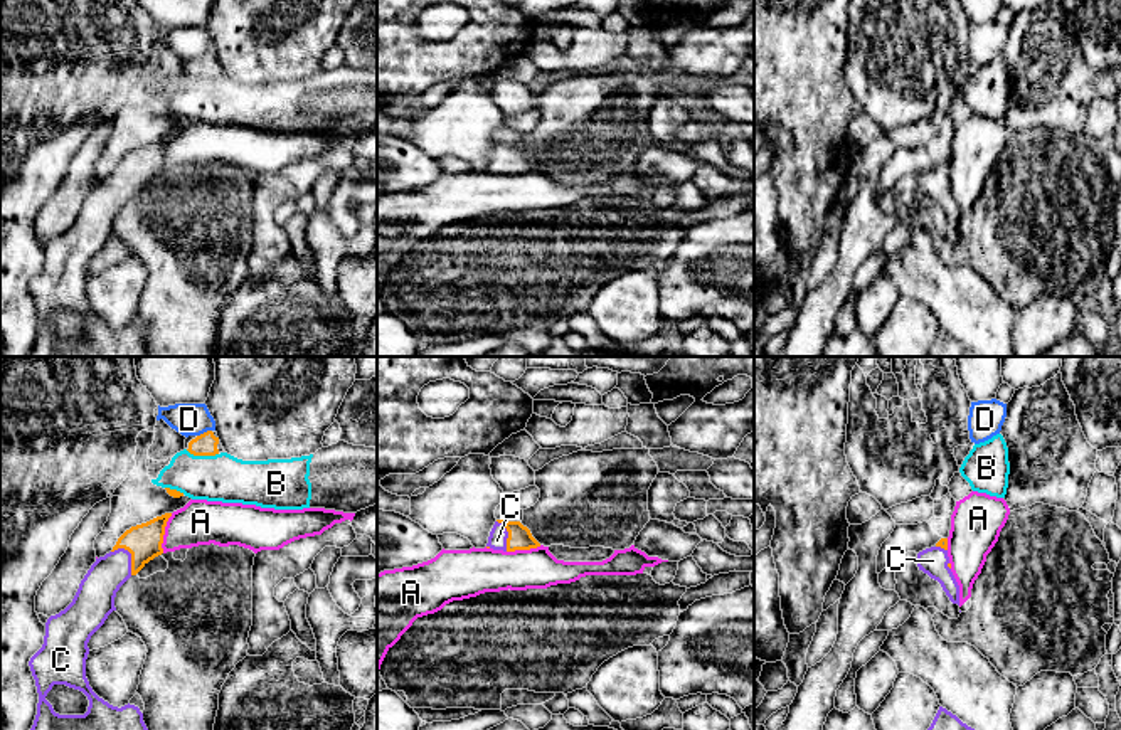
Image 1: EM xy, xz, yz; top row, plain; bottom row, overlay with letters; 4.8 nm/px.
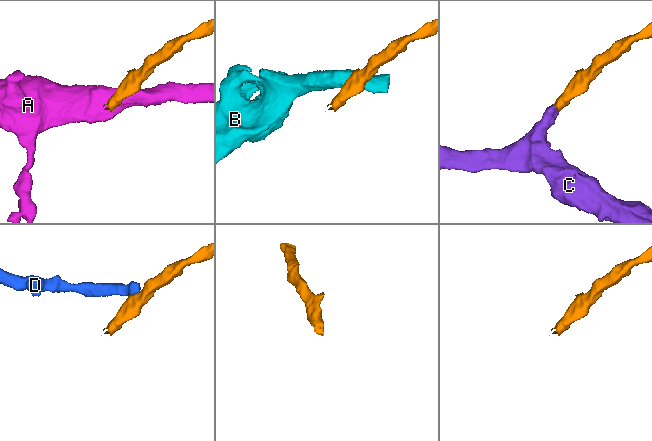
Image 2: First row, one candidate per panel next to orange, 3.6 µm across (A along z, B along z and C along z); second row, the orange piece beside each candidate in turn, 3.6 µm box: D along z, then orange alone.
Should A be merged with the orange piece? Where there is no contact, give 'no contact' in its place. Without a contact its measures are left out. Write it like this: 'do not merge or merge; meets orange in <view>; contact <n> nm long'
do not merge; meets orange in xy; contact 200 nm long

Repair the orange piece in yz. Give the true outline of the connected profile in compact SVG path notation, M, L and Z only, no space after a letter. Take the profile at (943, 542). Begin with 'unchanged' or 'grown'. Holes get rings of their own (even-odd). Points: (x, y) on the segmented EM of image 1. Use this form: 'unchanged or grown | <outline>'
grown | M941 538L934 547L919 552L917 567L938 580L949 600L959 606L959 585L951 572L948 538Z

